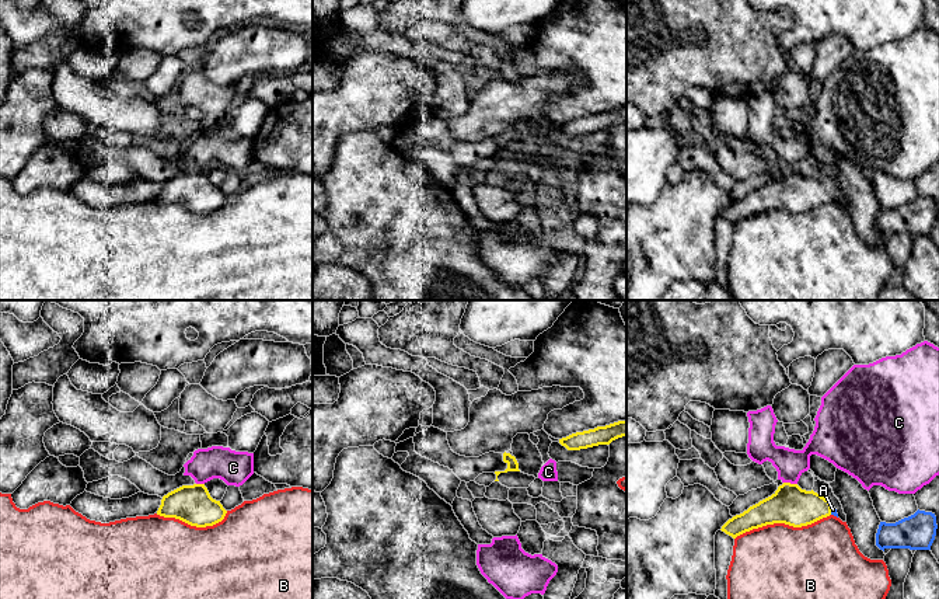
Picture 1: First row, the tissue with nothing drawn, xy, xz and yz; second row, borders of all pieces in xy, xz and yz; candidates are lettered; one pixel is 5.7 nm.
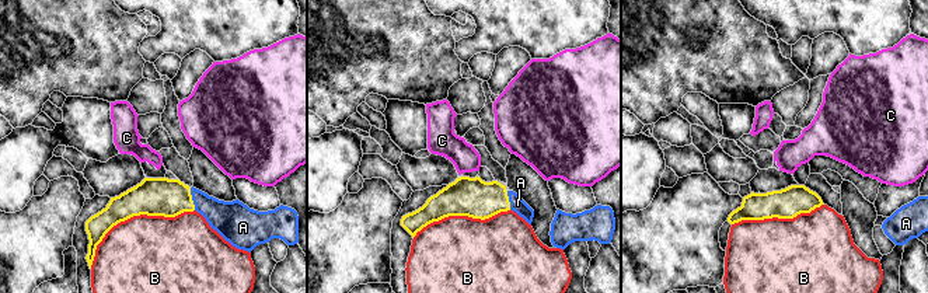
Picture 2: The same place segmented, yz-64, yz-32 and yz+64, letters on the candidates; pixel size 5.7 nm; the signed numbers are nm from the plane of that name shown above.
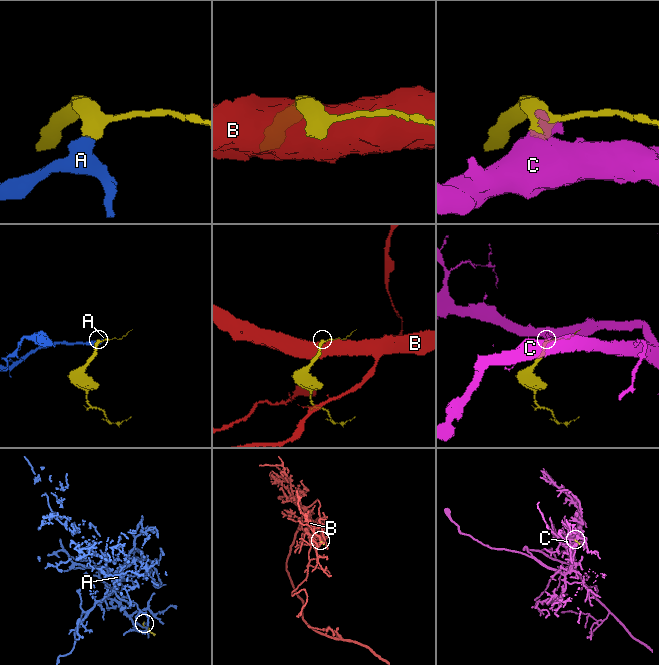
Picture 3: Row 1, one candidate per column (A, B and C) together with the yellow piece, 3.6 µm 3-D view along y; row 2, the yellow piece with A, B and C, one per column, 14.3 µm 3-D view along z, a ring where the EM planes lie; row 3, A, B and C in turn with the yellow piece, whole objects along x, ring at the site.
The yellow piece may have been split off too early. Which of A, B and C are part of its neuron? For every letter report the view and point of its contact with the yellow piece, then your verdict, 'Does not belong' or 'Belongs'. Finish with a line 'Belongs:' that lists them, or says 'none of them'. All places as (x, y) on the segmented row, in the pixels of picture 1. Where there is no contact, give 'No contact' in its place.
A: Touches yellow at yz (830, 509). Belongs
B: Touches yellow at yz (782, 522). Does not belong
C: Touches yellow at yz (789, 483). Does not belong
Belongs: A

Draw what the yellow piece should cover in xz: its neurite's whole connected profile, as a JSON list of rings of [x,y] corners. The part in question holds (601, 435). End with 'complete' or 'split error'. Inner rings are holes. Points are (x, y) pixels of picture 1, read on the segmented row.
[[[618,421],[605,426],[572,433],[559,439],[568,450],[580,450],[598,445],[610,445],[612,440],[626,436],[626,421]]]; complete

